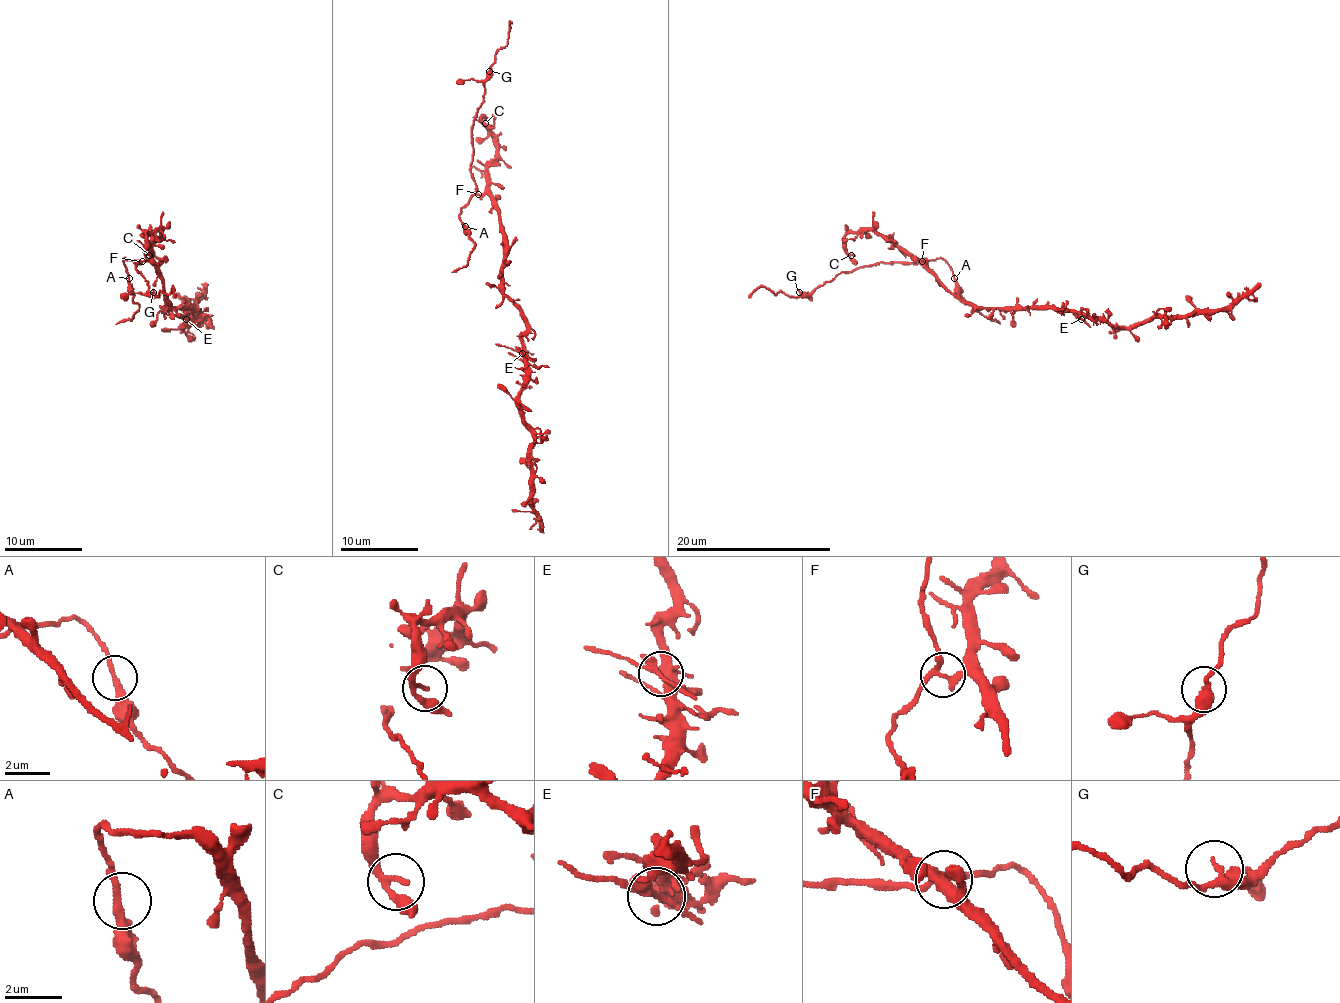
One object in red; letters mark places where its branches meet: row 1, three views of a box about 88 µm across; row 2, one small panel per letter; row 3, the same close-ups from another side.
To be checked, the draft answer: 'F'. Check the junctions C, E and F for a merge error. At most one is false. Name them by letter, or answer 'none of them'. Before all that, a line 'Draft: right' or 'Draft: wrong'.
Draft: right
F

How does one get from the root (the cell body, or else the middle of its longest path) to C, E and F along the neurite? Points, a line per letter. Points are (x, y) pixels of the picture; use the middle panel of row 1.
C: (502, 263), (501, 209), (489, 189), (489, 162), (495, 156), (495, 133), (483, 117), (485, 123)
E: (502, 263), (502, 293), (520, 312), (526, 326), (520, 347), (522, 353)
F: (502, 263), (501, 211), (485, 193), (477, 193)

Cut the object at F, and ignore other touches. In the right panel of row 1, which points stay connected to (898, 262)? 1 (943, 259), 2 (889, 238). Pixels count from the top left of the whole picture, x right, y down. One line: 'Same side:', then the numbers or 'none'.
Same side: 1

